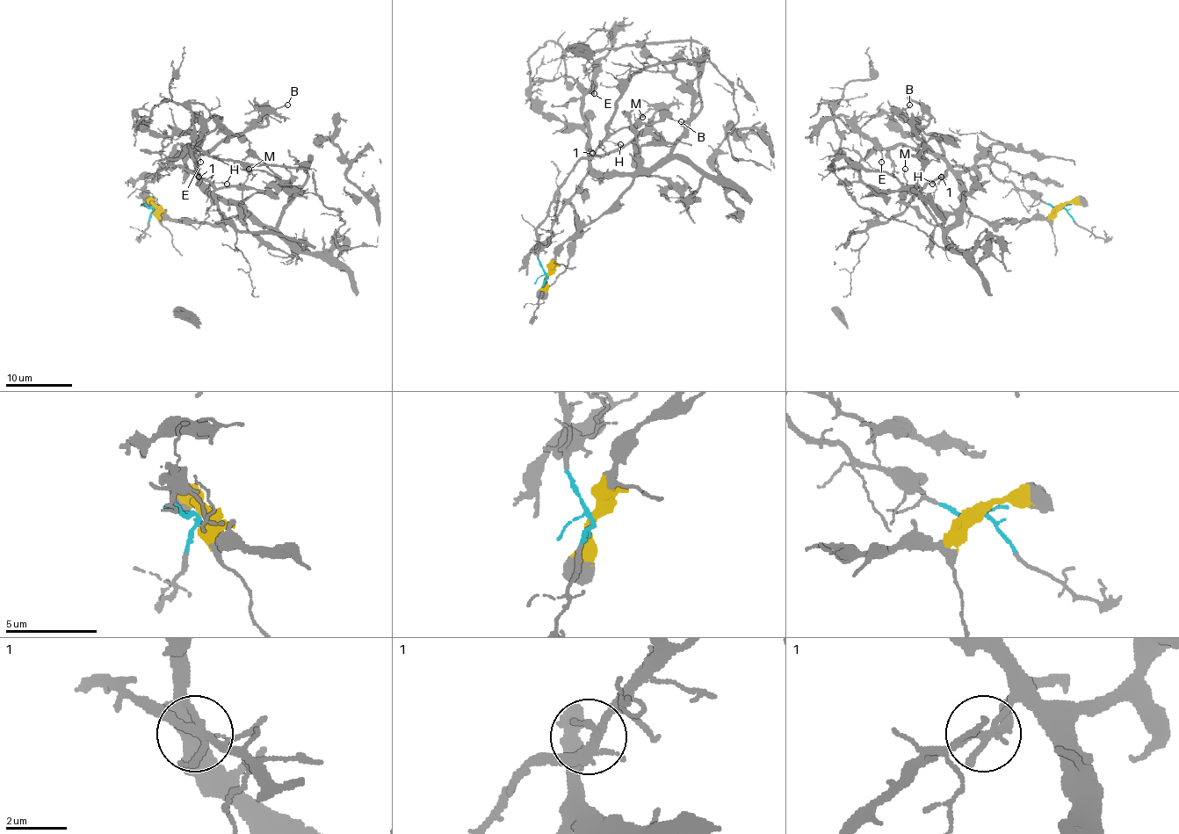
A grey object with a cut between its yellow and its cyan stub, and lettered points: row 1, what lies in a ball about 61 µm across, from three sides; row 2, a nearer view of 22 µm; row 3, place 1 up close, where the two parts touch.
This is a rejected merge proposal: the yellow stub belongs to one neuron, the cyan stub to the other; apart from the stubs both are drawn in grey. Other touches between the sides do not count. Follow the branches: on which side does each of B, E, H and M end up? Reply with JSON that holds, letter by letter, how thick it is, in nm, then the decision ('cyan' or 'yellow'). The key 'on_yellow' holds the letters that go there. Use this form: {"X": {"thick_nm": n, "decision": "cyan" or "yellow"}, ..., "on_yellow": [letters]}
{"B": {"thick_nm": 120, "decision": "yellow"}, "E": {"thick_nm": 150, "decision": "yellow"}, "H": {"thick_nm": 140, "decision": "cyan"}, "M": {"thick_nm": 130, "decision": "cyan"}, "on_yellow": ["B", "E"]}

